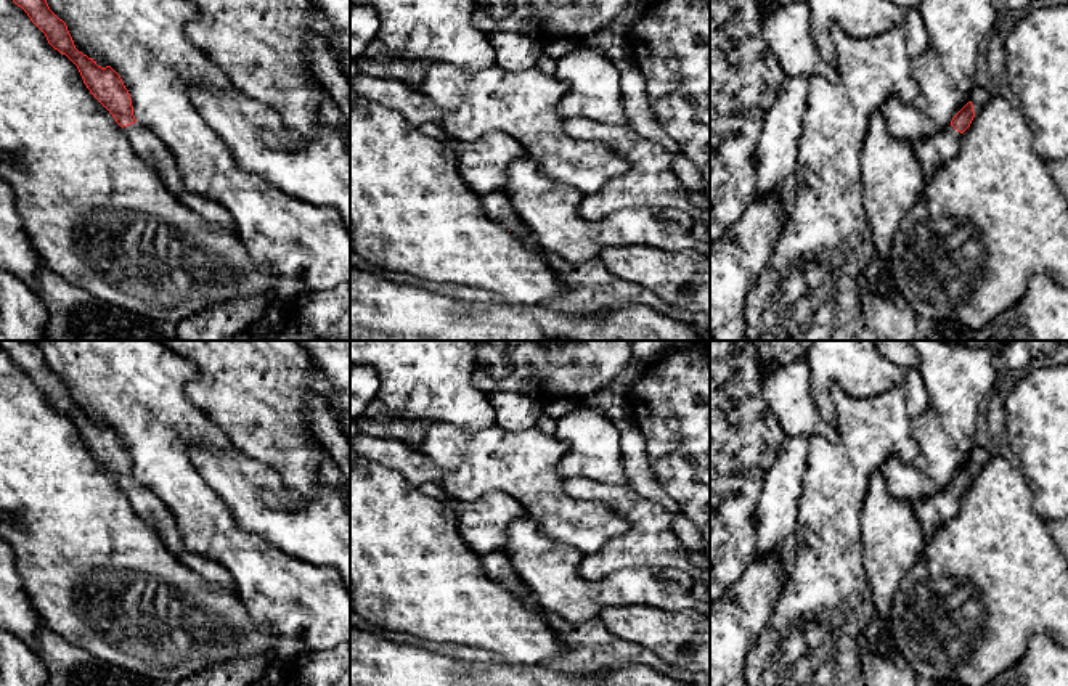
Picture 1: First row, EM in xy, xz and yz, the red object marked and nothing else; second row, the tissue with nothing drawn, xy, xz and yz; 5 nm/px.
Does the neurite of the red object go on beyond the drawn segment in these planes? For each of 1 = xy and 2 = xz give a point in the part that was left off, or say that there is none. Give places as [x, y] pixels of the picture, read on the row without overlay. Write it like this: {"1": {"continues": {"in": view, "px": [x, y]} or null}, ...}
{"1": {"continues": {"in": "xy", "px": [145, 502]}}, "2": {"continues": null}}

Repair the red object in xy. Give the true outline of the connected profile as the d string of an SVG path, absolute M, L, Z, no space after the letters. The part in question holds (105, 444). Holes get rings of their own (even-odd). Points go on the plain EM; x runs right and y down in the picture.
M0 341L0 345L45 394L48 403L77 426L90 453L112 474L135 512L157 530L165 548L199 577L236 591L231 574L220 562L186 549L172 511L135 479L132 458L120 435L111 426L98 426L93 418L75 408L66 382L50 370L40 349L32 341Z

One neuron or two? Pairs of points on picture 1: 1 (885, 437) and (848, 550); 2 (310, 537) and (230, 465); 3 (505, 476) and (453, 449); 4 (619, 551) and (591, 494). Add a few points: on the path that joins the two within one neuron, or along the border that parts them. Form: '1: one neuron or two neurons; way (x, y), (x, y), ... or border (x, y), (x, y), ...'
1: one neuron; way (858, 465), (847, 476), (847, 522)
2: one neuron; way (288, 527), (278, 526), (243, 487)
3: one neuron; way (492, 463), (474, 461), (466, 453)
4: one neuron; way (635, 532), (635, 518), (611, 495)

